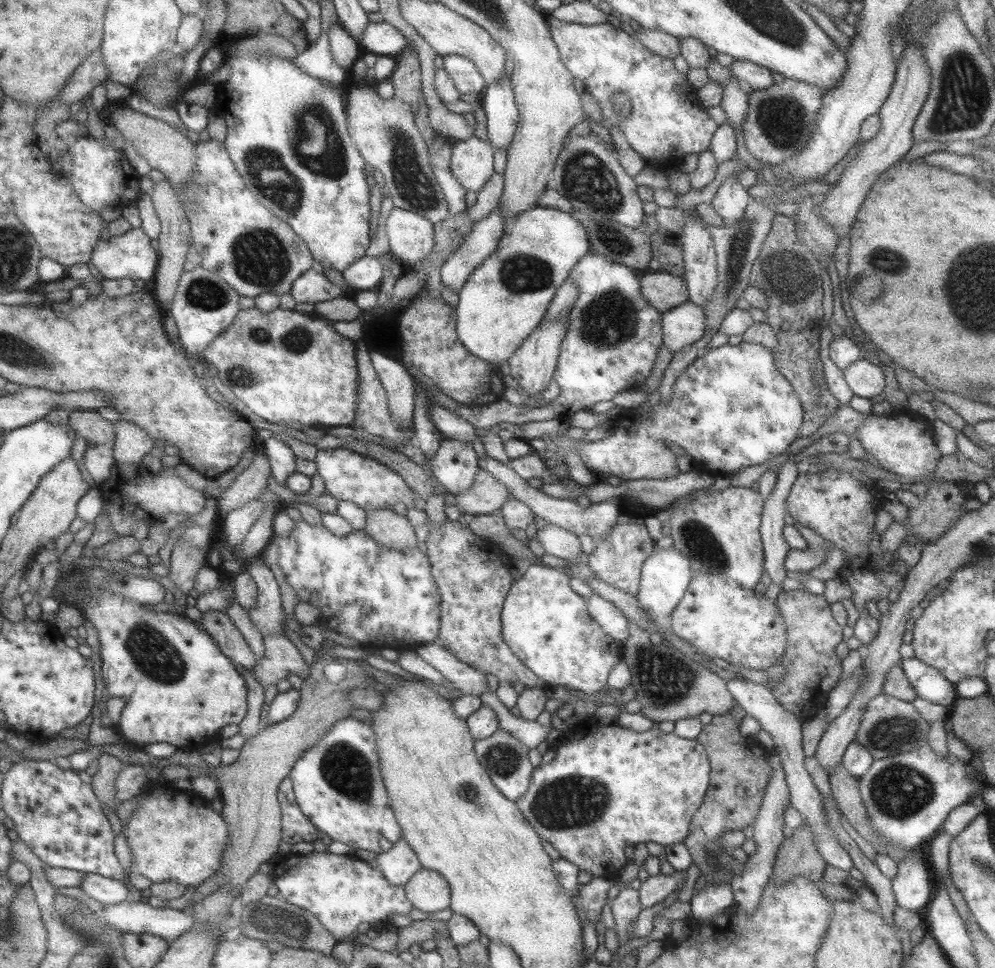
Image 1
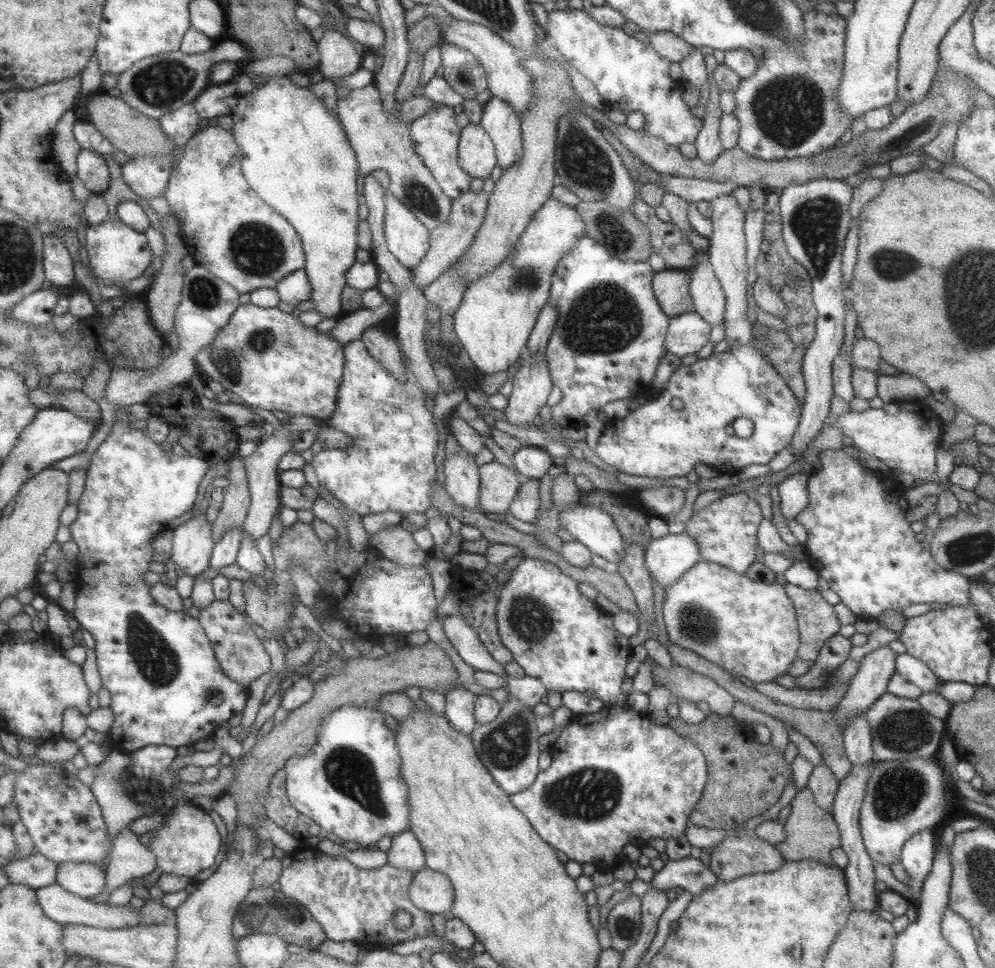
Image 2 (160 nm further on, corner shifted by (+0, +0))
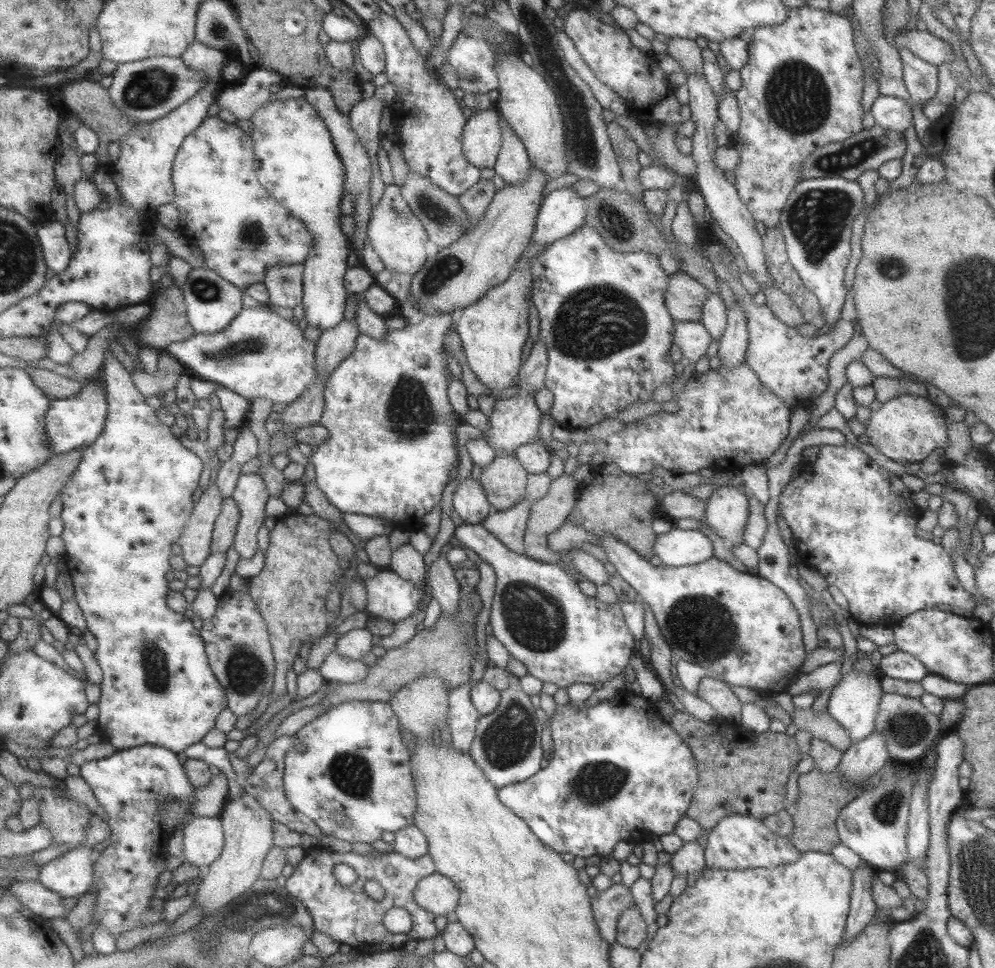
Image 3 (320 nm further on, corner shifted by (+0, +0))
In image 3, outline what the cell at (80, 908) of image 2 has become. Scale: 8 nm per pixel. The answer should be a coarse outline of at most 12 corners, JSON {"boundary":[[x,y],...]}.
{"boundary":[[37,880],[7,888],[25,908],[43,918],[63,917],[61,896]]}

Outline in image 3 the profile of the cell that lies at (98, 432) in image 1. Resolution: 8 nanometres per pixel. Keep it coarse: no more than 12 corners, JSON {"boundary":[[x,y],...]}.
{"boundary":[[43,368],[25,371],[54,399],[77,396],[84,383]]}

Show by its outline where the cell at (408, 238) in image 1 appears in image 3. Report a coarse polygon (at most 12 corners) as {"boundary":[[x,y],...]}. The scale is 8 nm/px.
{"boundary":[[386,186],[366,235],[391,274],[414,275],[428,258],[425,229]]}

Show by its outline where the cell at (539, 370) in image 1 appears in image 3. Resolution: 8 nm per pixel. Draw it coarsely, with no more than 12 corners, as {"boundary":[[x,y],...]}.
{"boundary":[[535,393],[495,401],[483,430],[496,454],[534,441]]}

